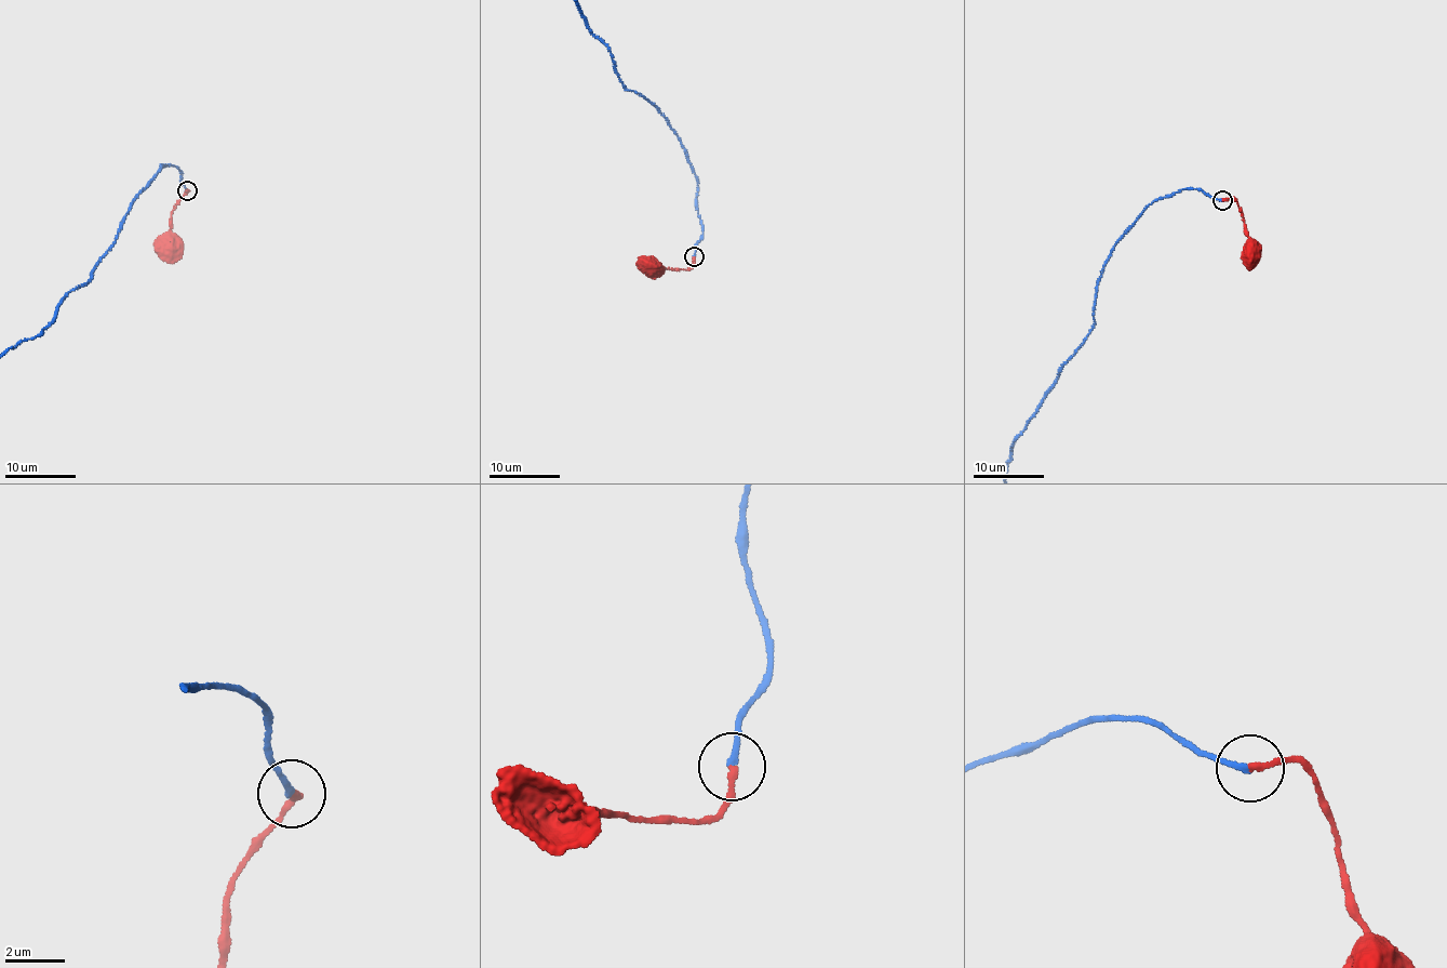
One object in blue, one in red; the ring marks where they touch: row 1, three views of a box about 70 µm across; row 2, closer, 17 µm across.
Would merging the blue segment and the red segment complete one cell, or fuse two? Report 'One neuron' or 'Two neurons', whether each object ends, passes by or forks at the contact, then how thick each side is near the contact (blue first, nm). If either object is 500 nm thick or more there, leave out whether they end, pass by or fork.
One neuron. At the ring blue ends. At the ring red ends. Thickness 200 nm (blue) against 190 nm

